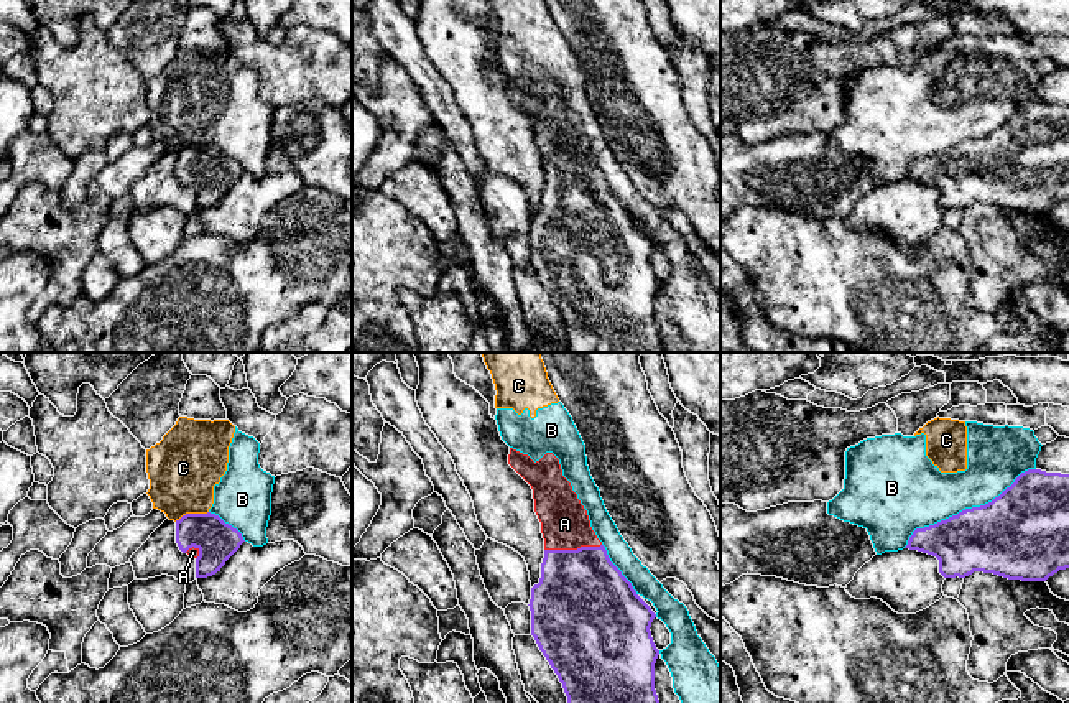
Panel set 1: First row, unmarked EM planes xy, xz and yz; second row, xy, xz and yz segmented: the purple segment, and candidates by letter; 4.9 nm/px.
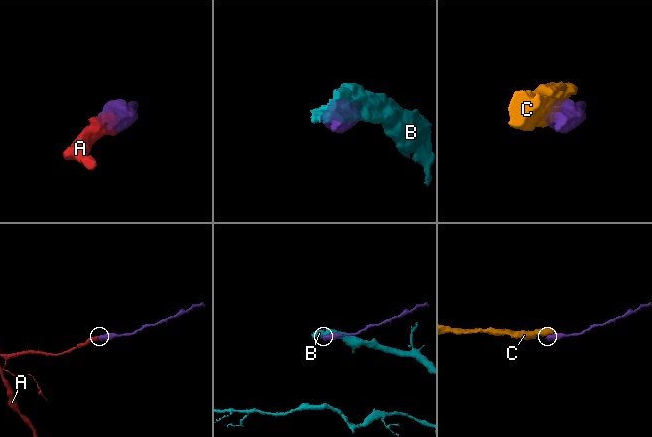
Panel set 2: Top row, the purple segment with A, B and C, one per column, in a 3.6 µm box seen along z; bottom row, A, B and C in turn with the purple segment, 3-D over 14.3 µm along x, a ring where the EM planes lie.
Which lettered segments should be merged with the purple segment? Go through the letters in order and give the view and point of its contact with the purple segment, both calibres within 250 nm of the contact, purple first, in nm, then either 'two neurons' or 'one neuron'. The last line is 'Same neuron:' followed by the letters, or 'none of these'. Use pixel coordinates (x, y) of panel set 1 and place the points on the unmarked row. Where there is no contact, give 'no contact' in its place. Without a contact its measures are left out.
A: contact xz (573, 181); calibres 460 and 240 nm; one neuron
B: contact yz (966, 140); calibres 380 and 320 nm; two neurons
C: contact xy (191, 145); calibres 190 and 360 nm; two neurons
Same neuron: A

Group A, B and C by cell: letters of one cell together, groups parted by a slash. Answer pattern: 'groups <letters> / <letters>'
groups A / B C

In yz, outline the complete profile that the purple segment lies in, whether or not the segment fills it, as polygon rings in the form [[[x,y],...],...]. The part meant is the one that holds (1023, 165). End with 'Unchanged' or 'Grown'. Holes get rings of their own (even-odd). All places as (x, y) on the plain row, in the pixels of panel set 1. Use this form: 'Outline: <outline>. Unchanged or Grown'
Outline: [[[1028,100],[992,133],[916,160],[905,179],[936,188],[944,209],[983,203],[1008,211],[1046,212],[1069,199],[1069,105]]]. Unchanged

